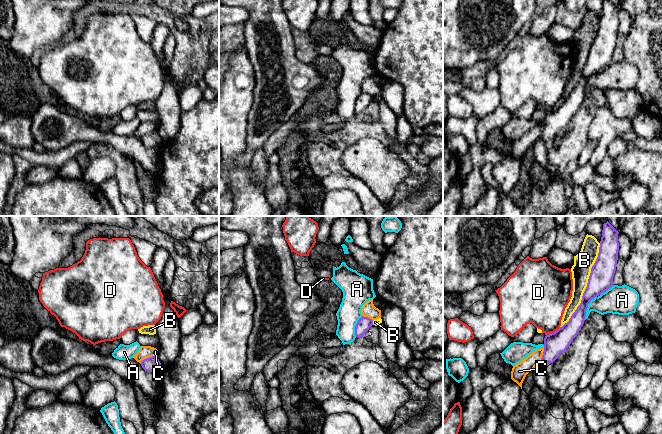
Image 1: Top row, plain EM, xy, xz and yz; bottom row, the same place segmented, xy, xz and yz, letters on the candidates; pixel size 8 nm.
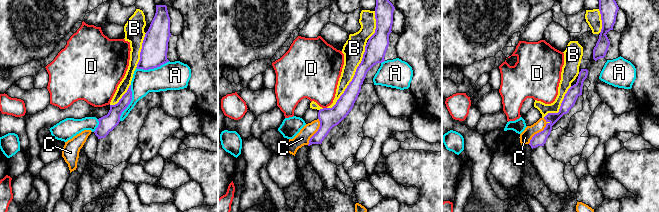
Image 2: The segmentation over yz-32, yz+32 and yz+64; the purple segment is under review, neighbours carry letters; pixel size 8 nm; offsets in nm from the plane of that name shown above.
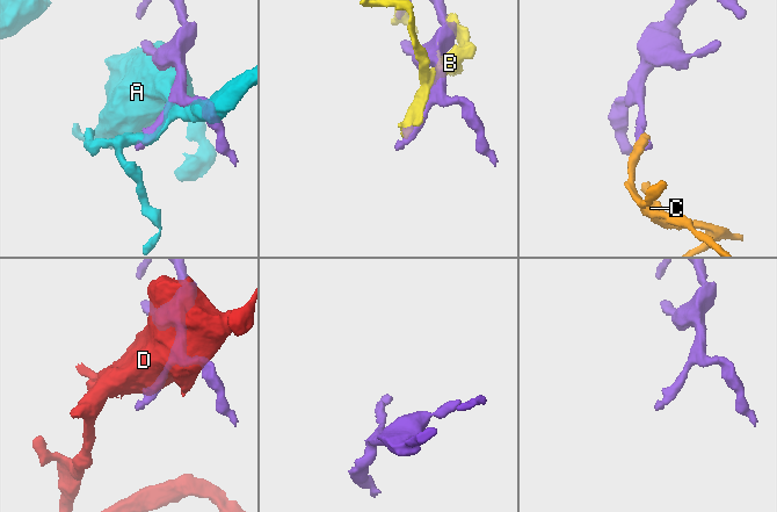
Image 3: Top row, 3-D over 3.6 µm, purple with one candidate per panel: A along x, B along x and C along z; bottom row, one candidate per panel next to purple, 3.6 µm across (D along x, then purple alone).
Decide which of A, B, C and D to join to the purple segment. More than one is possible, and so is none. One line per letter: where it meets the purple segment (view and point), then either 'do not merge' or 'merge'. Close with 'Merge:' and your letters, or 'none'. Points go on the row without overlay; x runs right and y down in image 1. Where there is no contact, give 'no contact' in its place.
A: yz (587, 83) | do not merge
B: yz (587, 62) | do not merge
C: xy (147, 134) | do not merge
D: yz (552, 109) | do not merge
Merge: none

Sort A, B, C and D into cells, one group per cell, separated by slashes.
A / B / C / D

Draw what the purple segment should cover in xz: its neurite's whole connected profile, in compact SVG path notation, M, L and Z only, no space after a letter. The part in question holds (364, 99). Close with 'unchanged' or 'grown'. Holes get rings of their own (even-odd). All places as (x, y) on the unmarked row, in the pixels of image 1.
M362 92L356 102L355 102L355 111L356 113L363 113L369 104L373 101L373 96Z | unchanged

